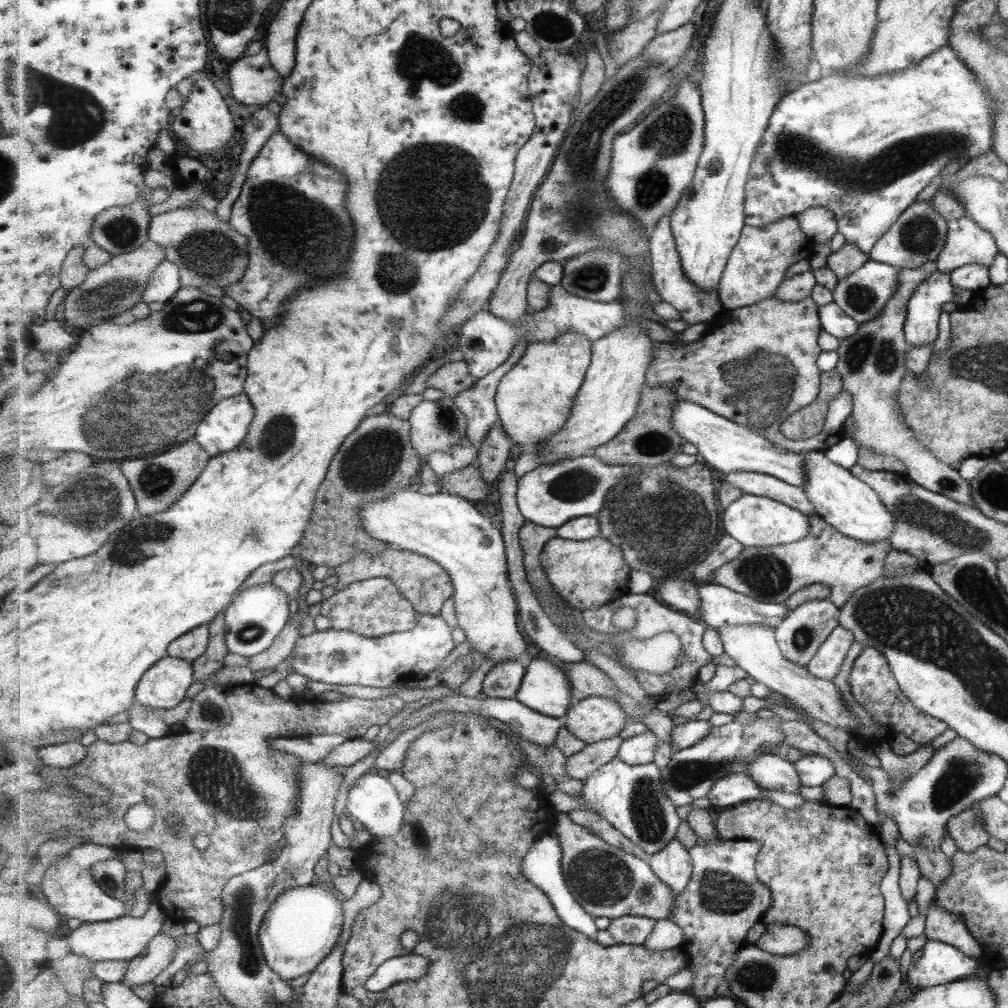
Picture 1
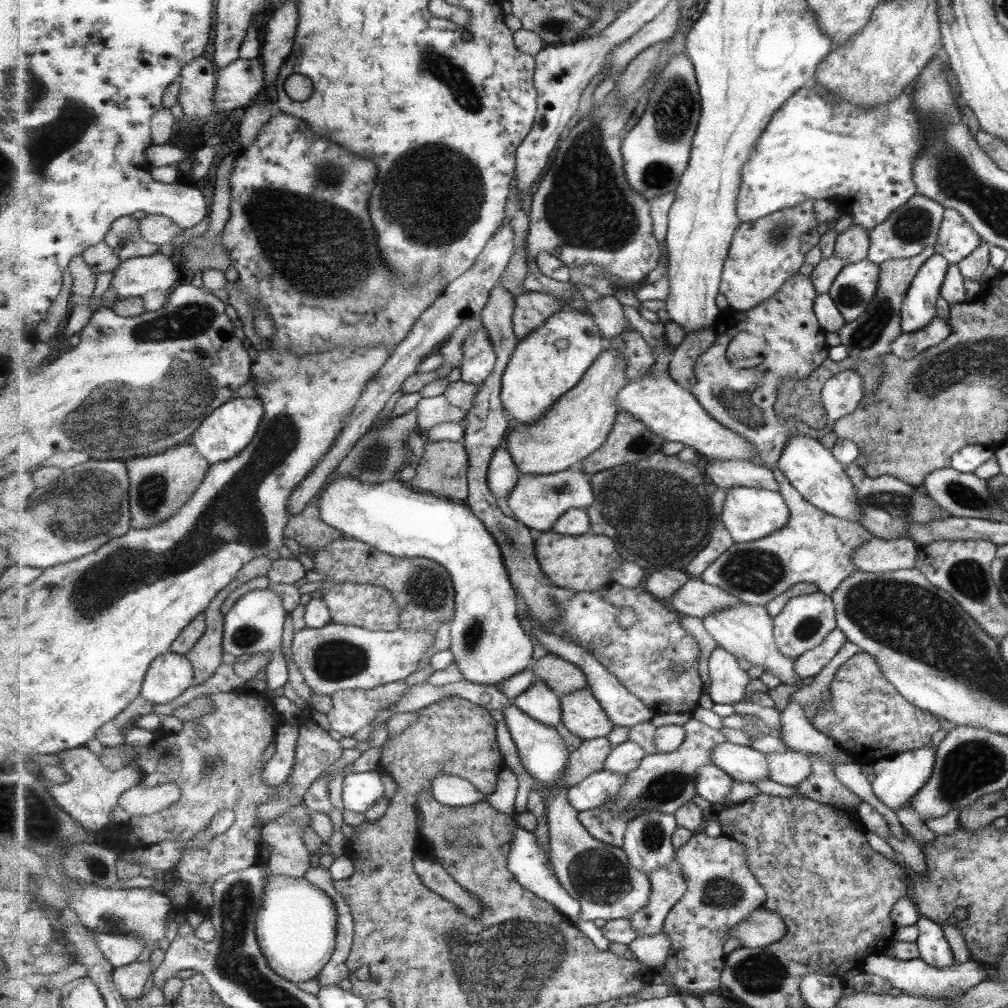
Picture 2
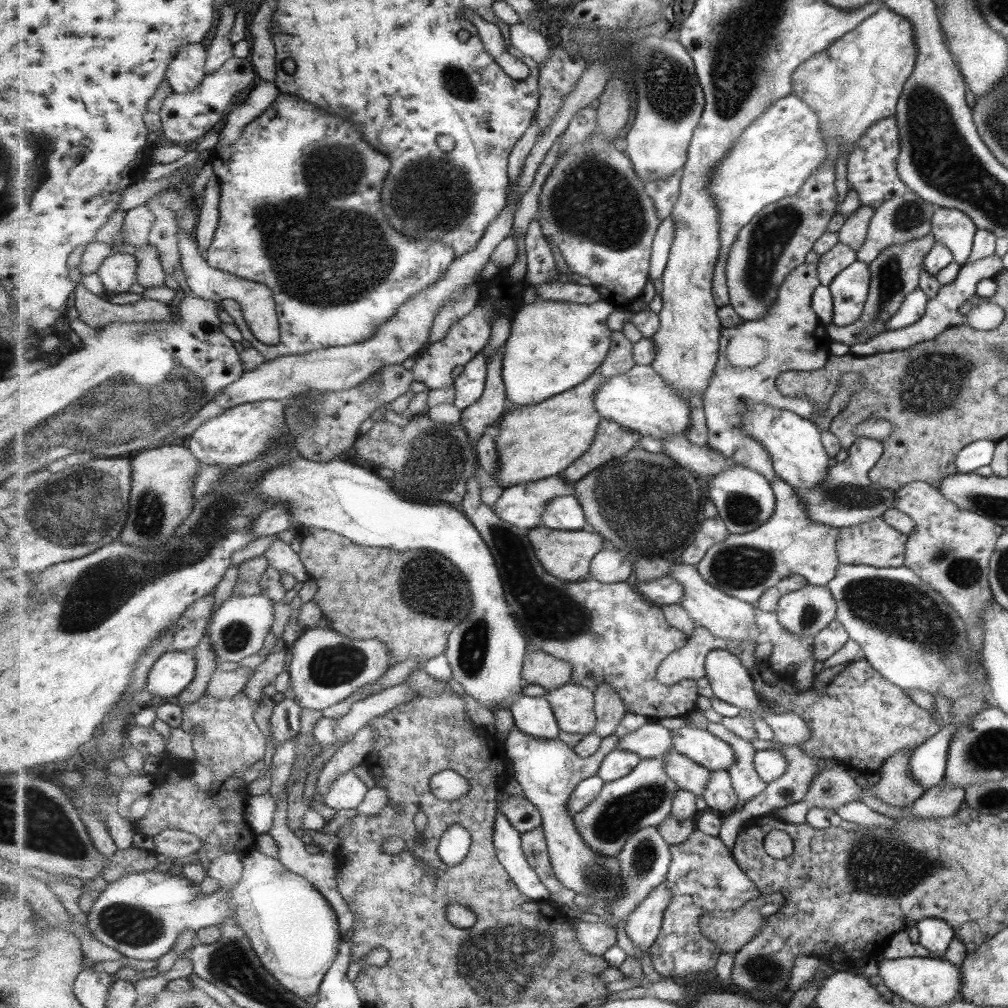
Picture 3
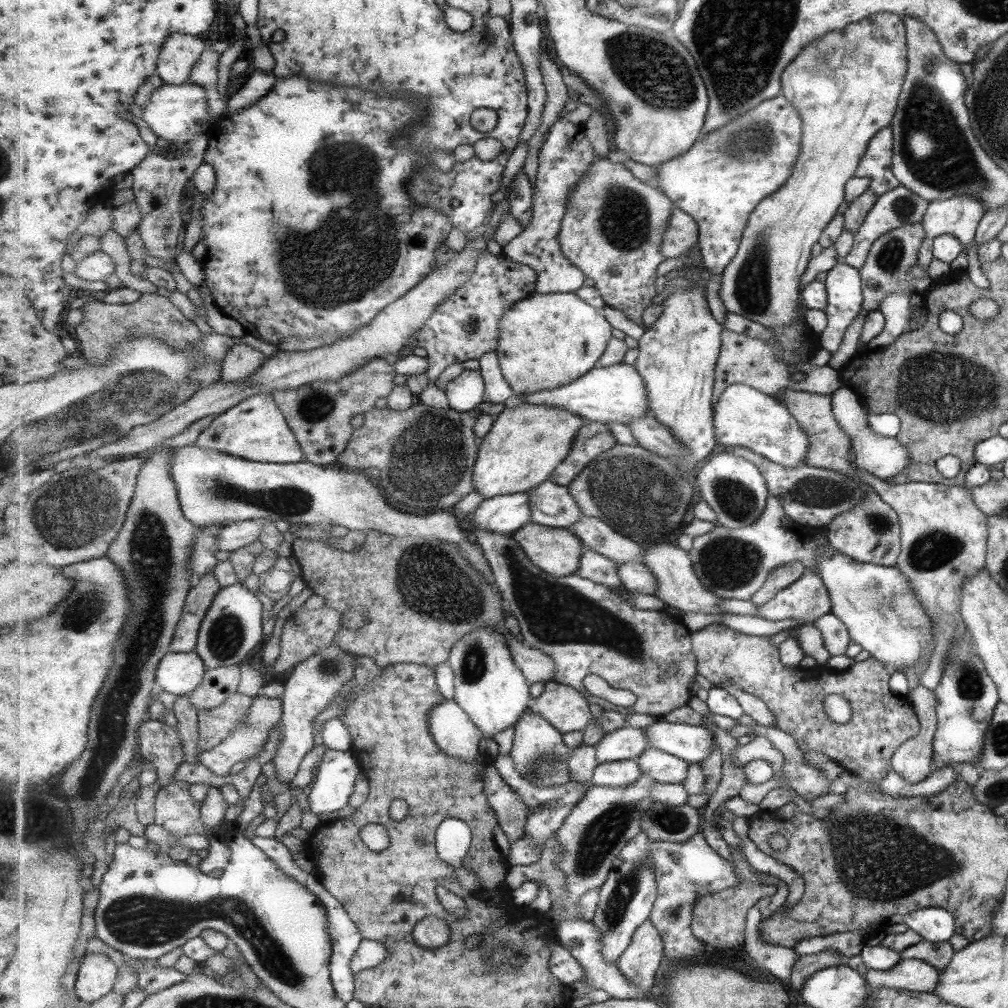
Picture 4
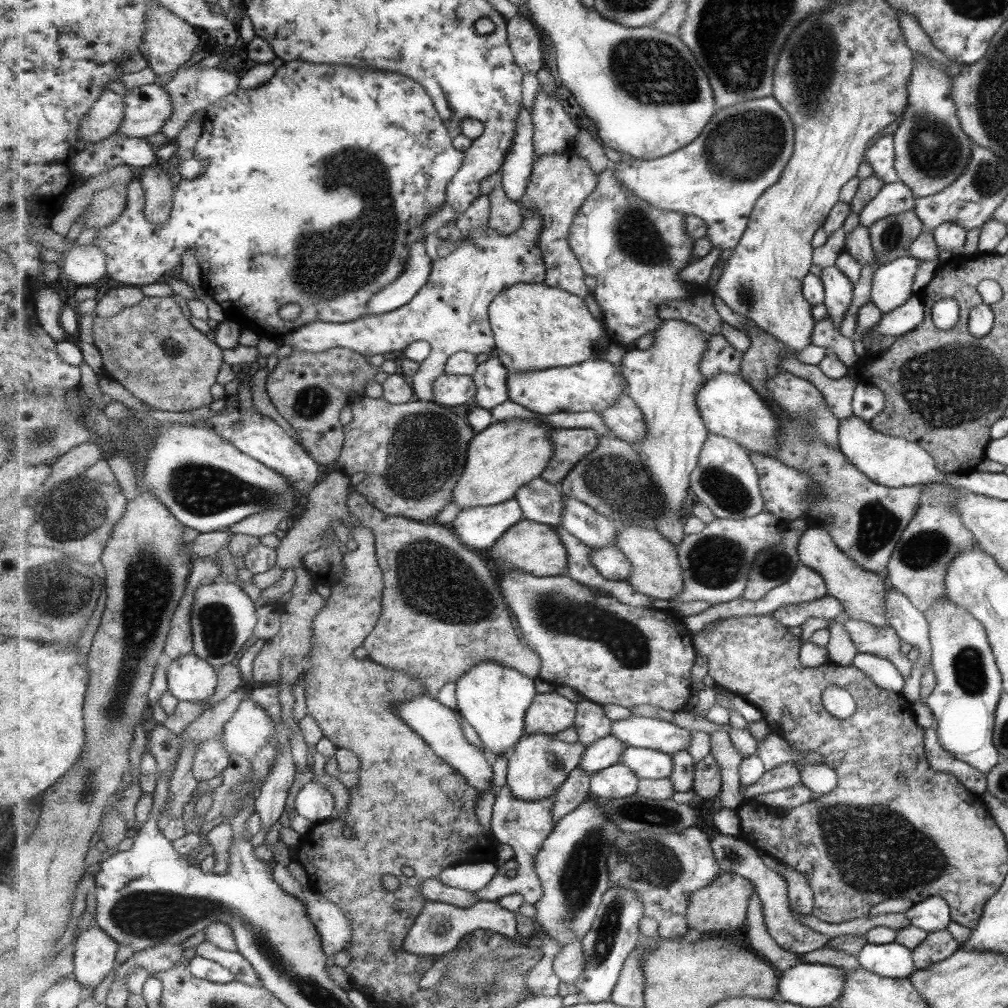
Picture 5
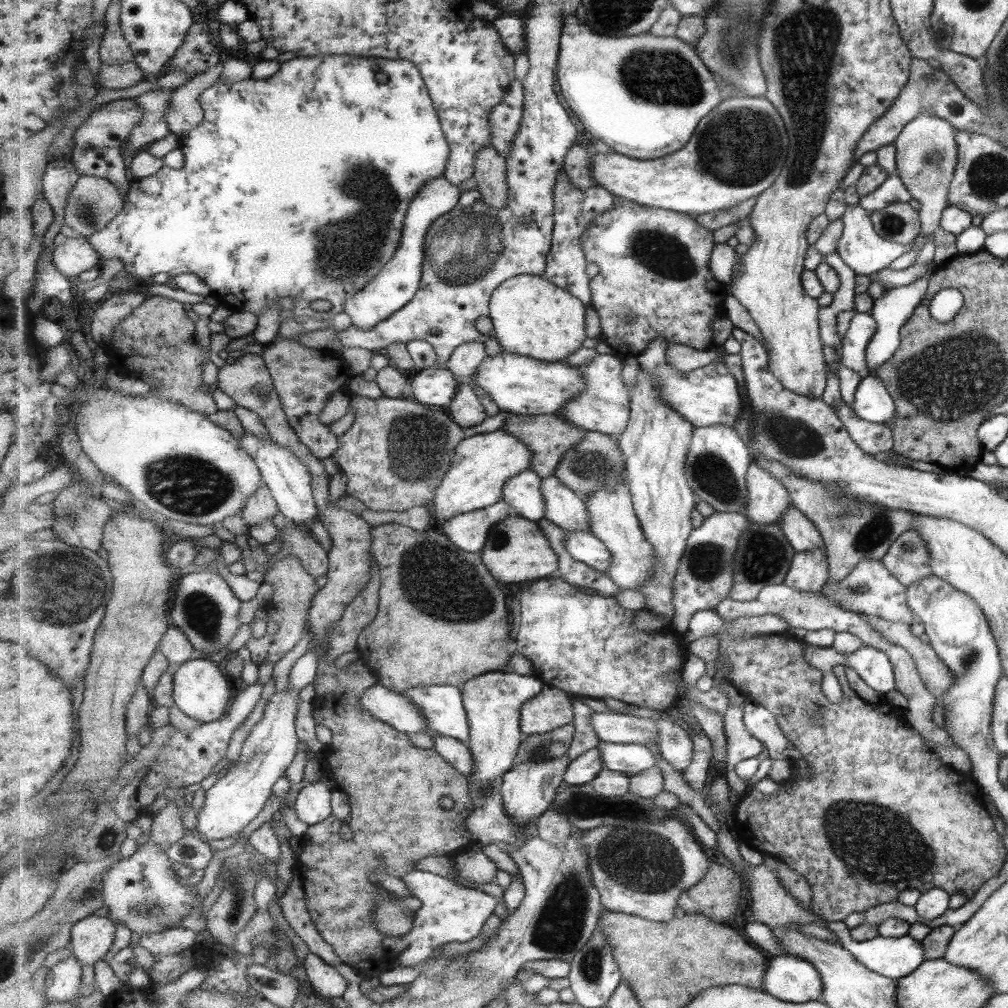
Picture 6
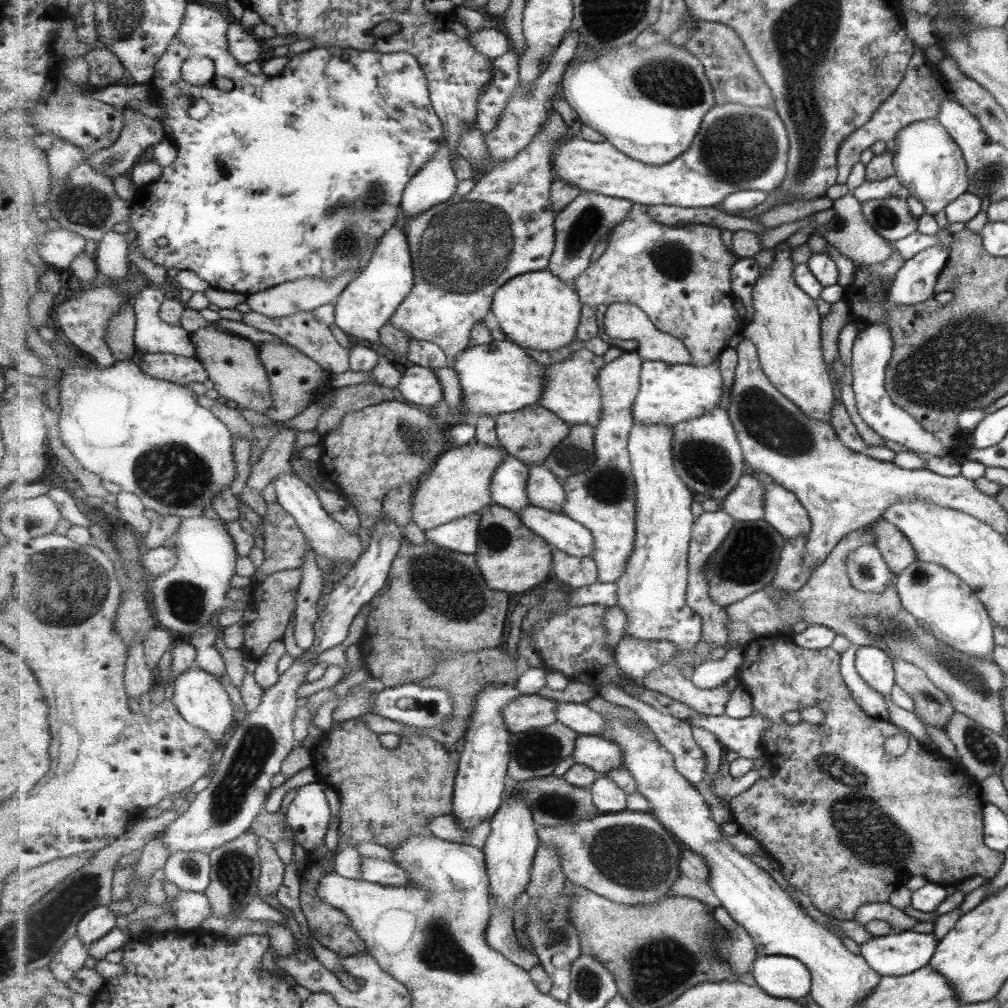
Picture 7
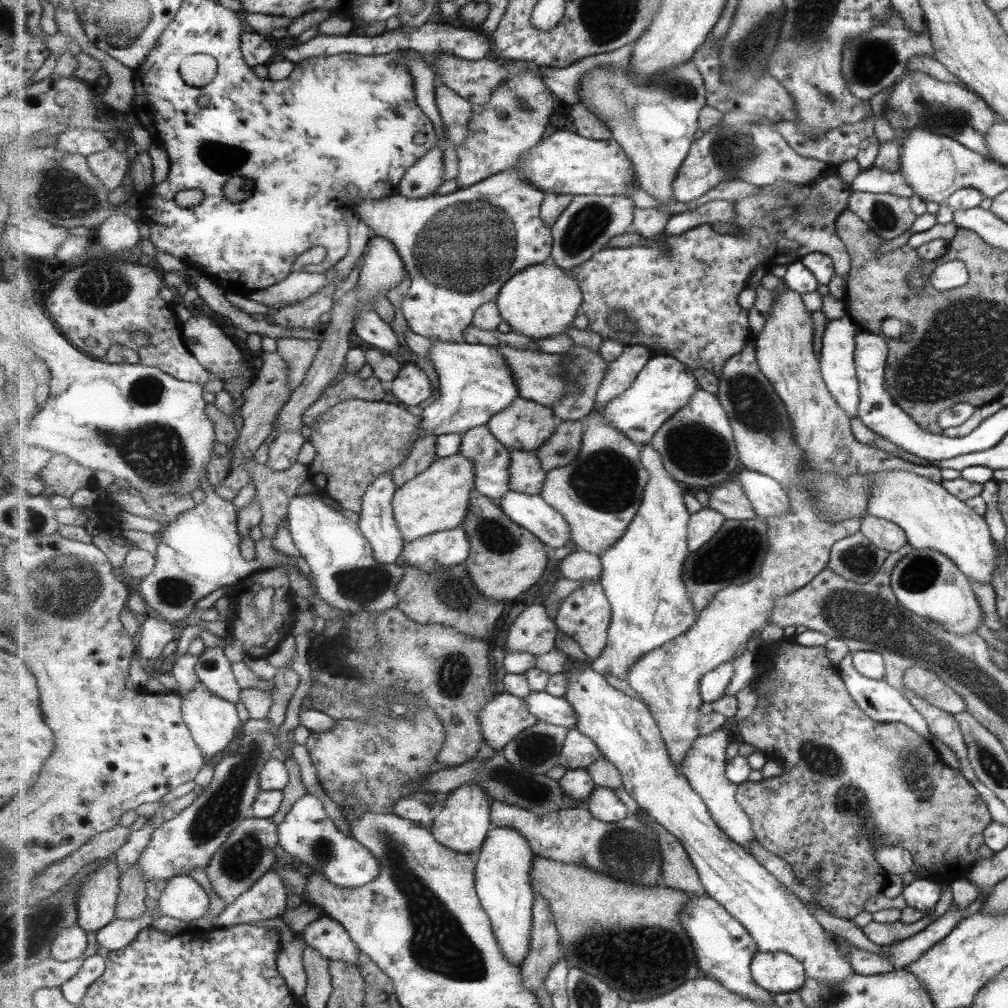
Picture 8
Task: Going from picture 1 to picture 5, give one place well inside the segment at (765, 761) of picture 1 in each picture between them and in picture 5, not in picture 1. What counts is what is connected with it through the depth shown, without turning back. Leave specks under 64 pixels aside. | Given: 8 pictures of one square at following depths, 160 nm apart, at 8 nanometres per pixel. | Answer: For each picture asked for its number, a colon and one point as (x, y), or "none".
2: (746, 765)
3: (707, 749)
4: (694, 744)
5: (639, 732)

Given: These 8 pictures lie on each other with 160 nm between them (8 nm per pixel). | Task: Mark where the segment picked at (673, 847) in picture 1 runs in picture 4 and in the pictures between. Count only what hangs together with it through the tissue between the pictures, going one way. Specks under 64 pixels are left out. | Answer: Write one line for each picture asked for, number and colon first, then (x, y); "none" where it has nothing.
2: (669, 884)
3: (644, 926)
4: (644, 956)

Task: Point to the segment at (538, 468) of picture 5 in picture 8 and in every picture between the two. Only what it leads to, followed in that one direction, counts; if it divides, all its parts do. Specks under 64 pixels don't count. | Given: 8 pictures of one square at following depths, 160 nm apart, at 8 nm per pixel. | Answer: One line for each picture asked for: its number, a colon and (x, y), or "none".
6: (483, 464)
7: (460, 485)
8: (439, 499)

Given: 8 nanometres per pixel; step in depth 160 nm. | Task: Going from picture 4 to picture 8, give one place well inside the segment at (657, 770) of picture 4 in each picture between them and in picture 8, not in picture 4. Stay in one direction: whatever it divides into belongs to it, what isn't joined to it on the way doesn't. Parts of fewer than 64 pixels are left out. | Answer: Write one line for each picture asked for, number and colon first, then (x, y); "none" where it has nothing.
5: (647, 763)
6: (631, 759)
7: (604, 755)
8: (580, 752)

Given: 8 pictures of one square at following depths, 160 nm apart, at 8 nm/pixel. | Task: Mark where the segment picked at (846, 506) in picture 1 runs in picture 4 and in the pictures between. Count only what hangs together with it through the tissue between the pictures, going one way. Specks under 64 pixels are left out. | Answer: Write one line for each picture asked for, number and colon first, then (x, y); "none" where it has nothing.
2: (811, 467)
3: (795, 444)
4: (745, 416)

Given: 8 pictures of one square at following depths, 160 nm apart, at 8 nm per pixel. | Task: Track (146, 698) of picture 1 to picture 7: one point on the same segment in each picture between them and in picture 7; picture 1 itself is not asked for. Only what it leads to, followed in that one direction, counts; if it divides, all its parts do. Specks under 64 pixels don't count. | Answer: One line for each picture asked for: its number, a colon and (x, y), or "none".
2: (171, 674)
3: (175, 670)
4: (180, 673)
5: (190, 678)
6: (202, 689)
7: (200, 697)

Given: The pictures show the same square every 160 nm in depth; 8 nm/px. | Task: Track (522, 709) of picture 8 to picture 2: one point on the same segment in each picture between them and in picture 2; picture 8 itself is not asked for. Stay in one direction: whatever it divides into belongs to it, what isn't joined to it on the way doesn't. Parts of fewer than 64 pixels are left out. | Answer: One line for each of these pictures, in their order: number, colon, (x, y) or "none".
2: (584, 715)
3: (575, 706)
4: (568, 709)
5: (551, 713)
6: (553, 708)
7: (527, 712)

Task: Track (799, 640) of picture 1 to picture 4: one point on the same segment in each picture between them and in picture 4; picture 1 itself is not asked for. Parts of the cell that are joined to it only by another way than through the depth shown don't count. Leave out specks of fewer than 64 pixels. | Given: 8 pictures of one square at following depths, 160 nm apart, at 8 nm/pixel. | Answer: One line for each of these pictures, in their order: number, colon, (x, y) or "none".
2: (807, 620)
3: (805, 612)
4: (806, 600)

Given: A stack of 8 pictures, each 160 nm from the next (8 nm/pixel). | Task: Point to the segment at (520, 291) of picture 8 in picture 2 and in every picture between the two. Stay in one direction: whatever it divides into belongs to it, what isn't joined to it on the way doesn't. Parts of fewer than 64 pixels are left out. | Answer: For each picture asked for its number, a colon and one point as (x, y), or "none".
2: (551, 361)
3: (555, 346)
4: (547, 340)
5: (536, 327)
6: (531, 316)
7: (539, 311)

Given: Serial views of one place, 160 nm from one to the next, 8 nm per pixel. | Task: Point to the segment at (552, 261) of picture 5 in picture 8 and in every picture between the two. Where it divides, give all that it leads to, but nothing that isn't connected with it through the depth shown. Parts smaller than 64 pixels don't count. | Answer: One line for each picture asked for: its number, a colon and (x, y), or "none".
6: (576, 209)
7: (579, 227)
8: (590, 221)

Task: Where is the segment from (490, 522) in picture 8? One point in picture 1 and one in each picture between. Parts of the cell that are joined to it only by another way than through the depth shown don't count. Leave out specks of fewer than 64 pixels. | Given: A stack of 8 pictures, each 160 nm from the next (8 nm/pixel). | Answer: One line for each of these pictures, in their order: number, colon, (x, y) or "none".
1: (588, 574)
2: (584, 563)
3: (567, 554)
4: (558, 551)
5: (537, 548)
6: (517, 550)
7: (513, 558)

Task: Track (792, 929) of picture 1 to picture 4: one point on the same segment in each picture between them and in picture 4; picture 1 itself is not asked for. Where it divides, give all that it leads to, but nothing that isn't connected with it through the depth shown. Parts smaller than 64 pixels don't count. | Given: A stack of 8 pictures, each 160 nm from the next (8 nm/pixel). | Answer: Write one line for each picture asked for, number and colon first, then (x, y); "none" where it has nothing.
2: (763, 927)
3: (732, 930)
4: (720, 920)

